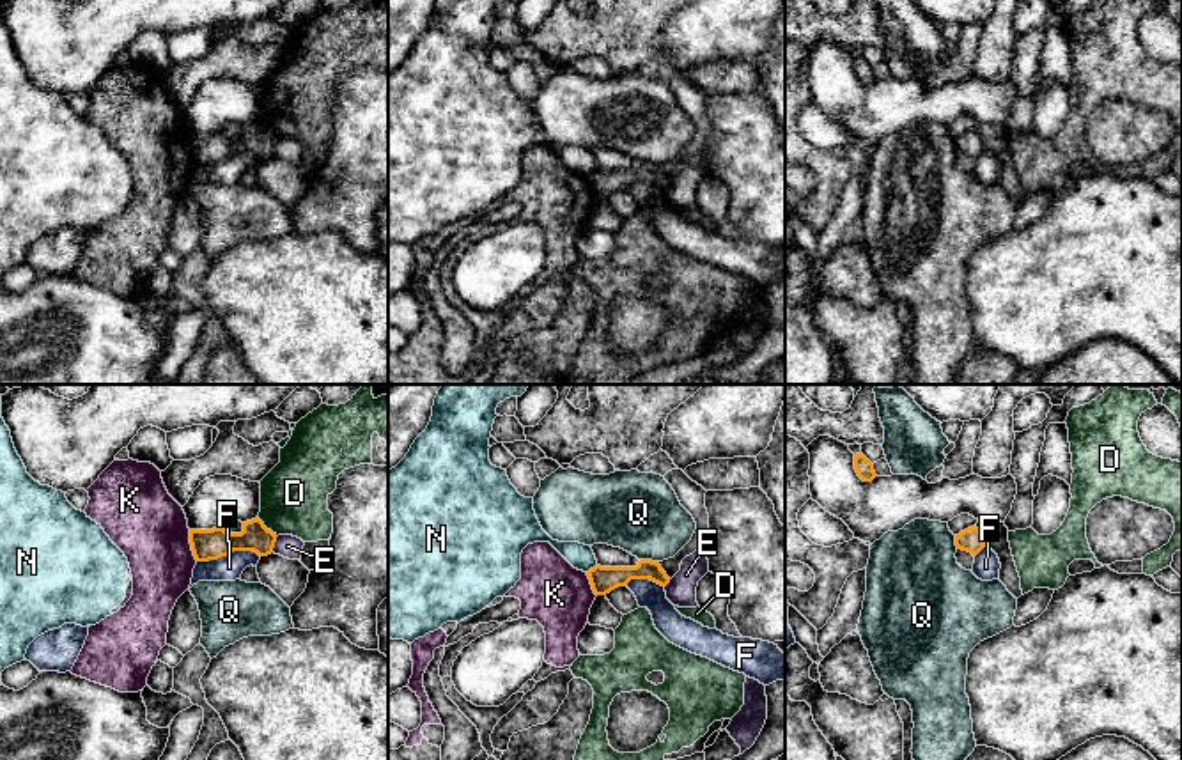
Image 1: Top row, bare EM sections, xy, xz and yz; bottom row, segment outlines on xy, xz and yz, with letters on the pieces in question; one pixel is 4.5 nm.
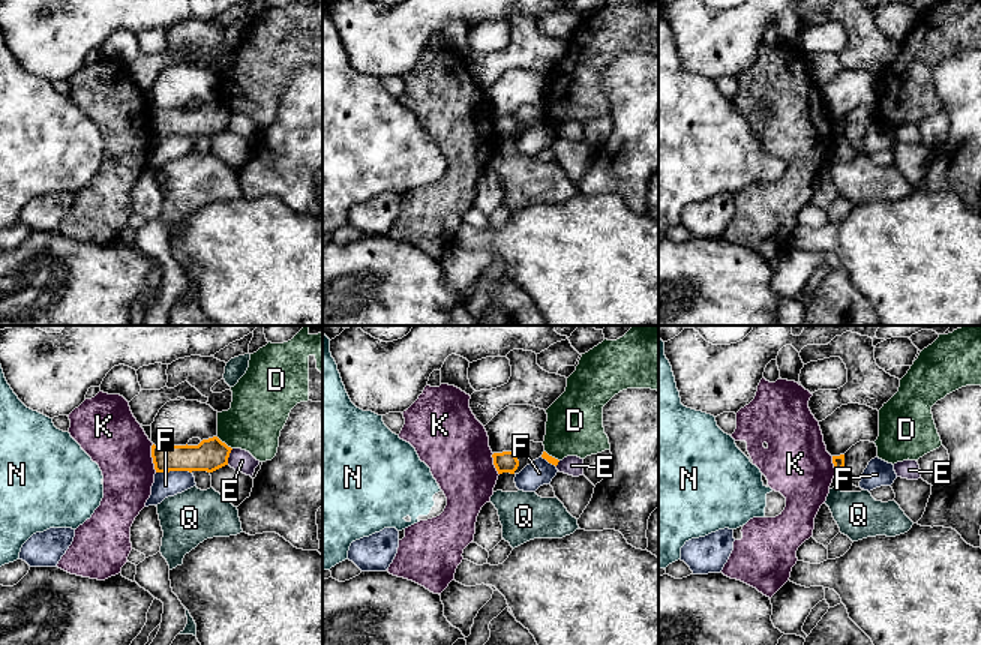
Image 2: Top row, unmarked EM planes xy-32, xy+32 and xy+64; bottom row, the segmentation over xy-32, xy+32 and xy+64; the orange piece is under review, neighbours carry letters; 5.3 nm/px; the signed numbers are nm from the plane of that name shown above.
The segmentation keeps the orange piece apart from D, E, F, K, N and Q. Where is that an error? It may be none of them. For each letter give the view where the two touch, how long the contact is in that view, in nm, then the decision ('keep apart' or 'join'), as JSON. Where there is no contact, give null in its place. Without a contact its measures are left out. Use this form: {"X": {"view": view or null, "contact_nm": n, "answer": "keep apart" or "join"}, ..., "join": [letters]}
{"D": {"view": "xy", "contact_nm": 130, "answer": "keep apart"}, "E": {"view": "xy", "contact_nm": 80, "answer": "keep apart"}, "F": {"view": "xy", "contact_nm": 280, "answer": "keep apart"}, "K": {"view": "xy", "contact_nm": 150, "answer": "keep apart"}, "N": {"view": "xz", "contact_nm": 60, "answer": "keep apart"}, "Q": {"view": "xz", "contact_nm": 90, "answer": "keep apart"}, "join": []}

